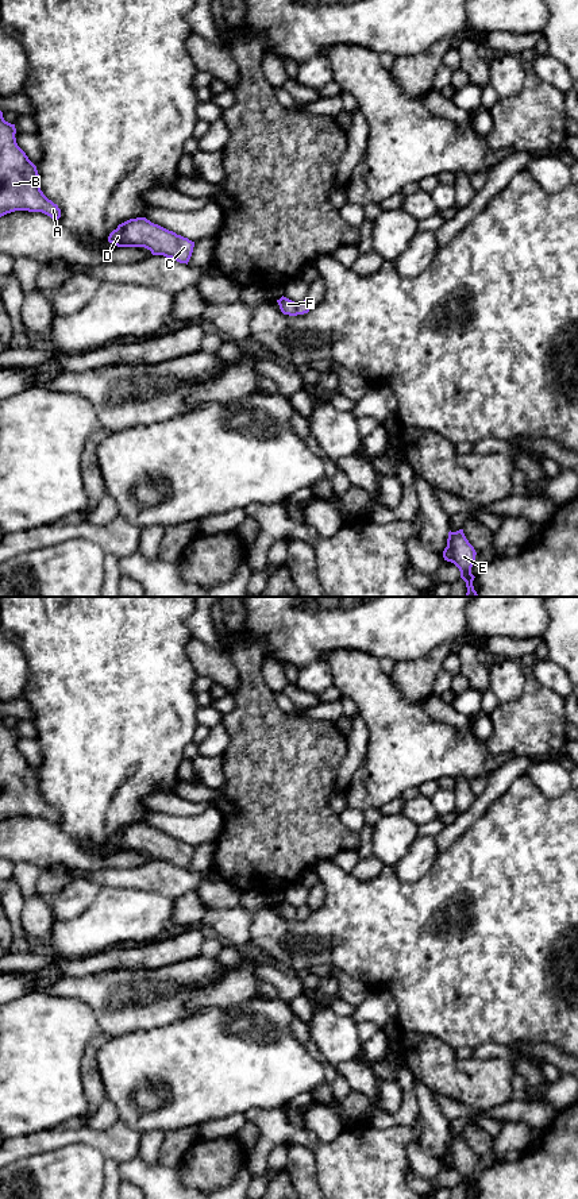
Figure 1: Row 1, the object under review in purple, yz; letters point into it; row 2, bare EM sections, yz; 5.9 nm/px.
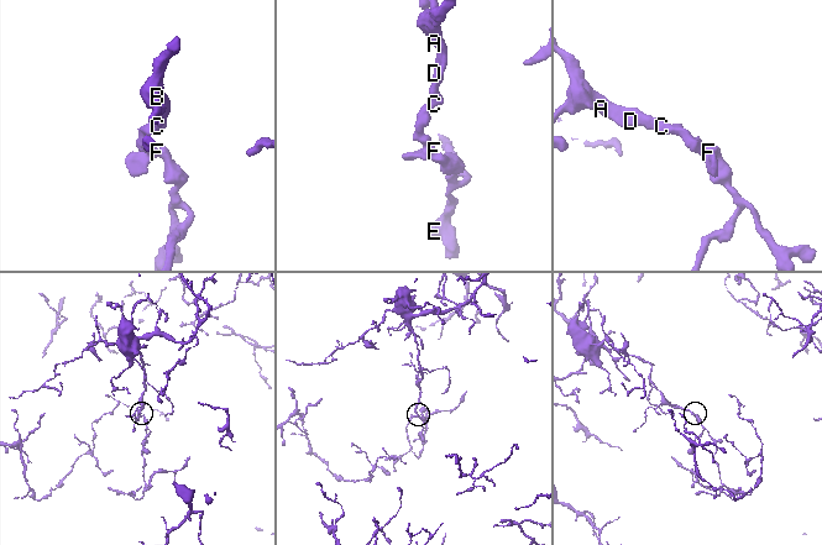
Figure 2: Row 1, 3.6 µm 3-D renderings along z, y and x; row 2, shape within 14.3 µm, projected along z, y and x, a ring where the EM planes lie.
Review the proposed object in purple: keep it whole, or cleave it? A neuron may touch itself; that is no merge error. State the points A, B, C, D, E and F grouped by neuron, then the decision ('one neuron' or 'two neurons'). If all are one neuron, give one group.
A B C D E F; one neuron

